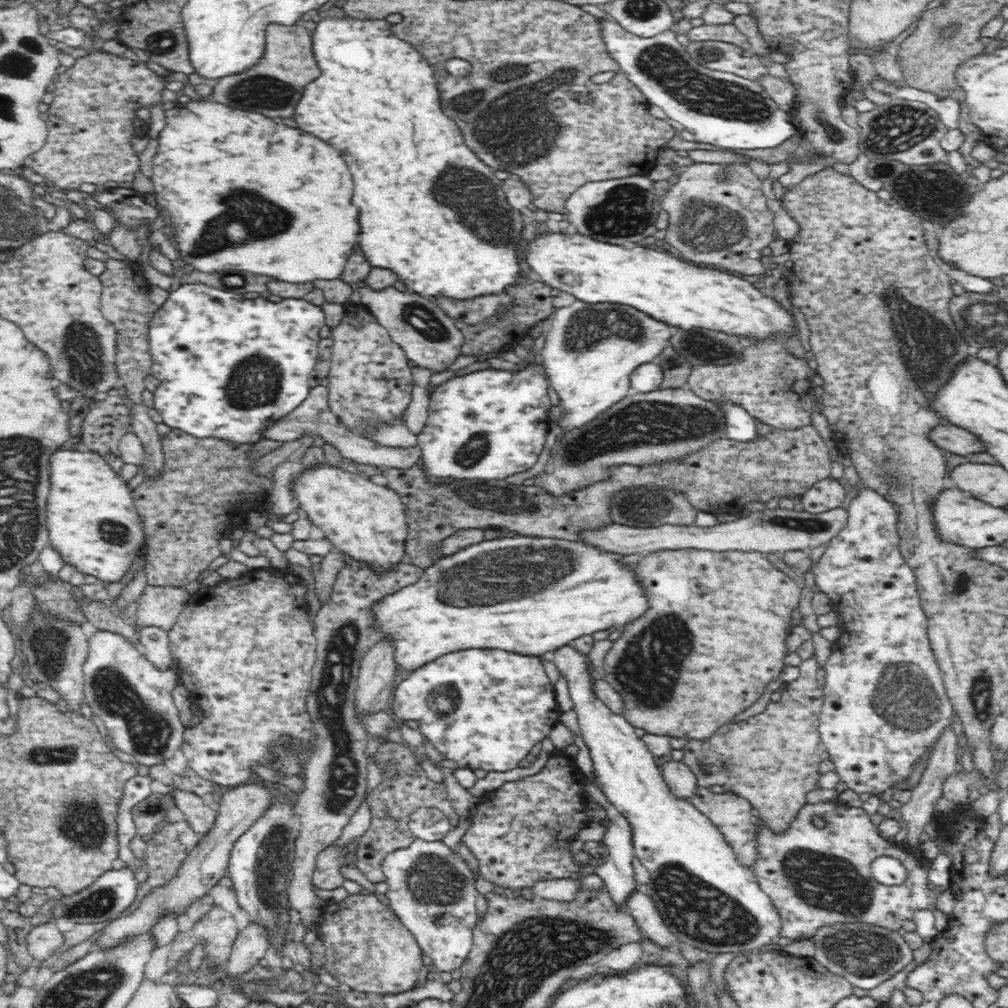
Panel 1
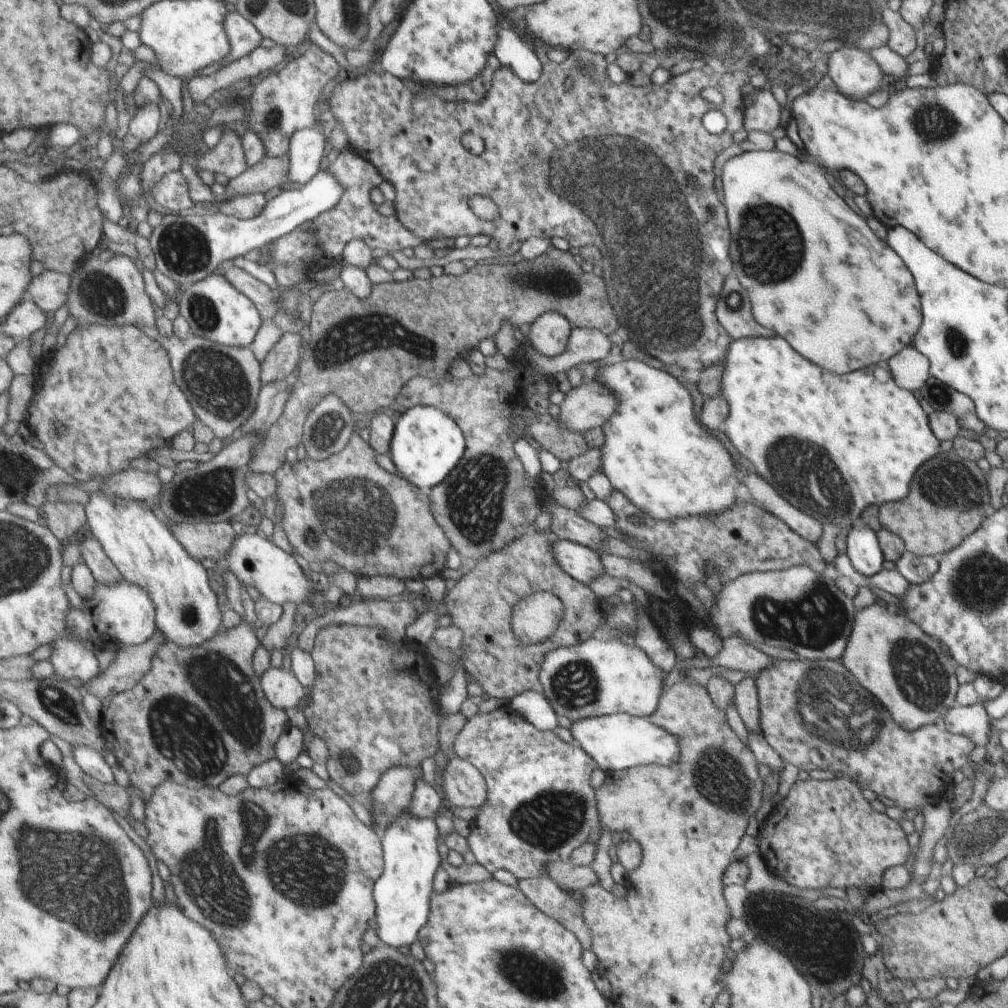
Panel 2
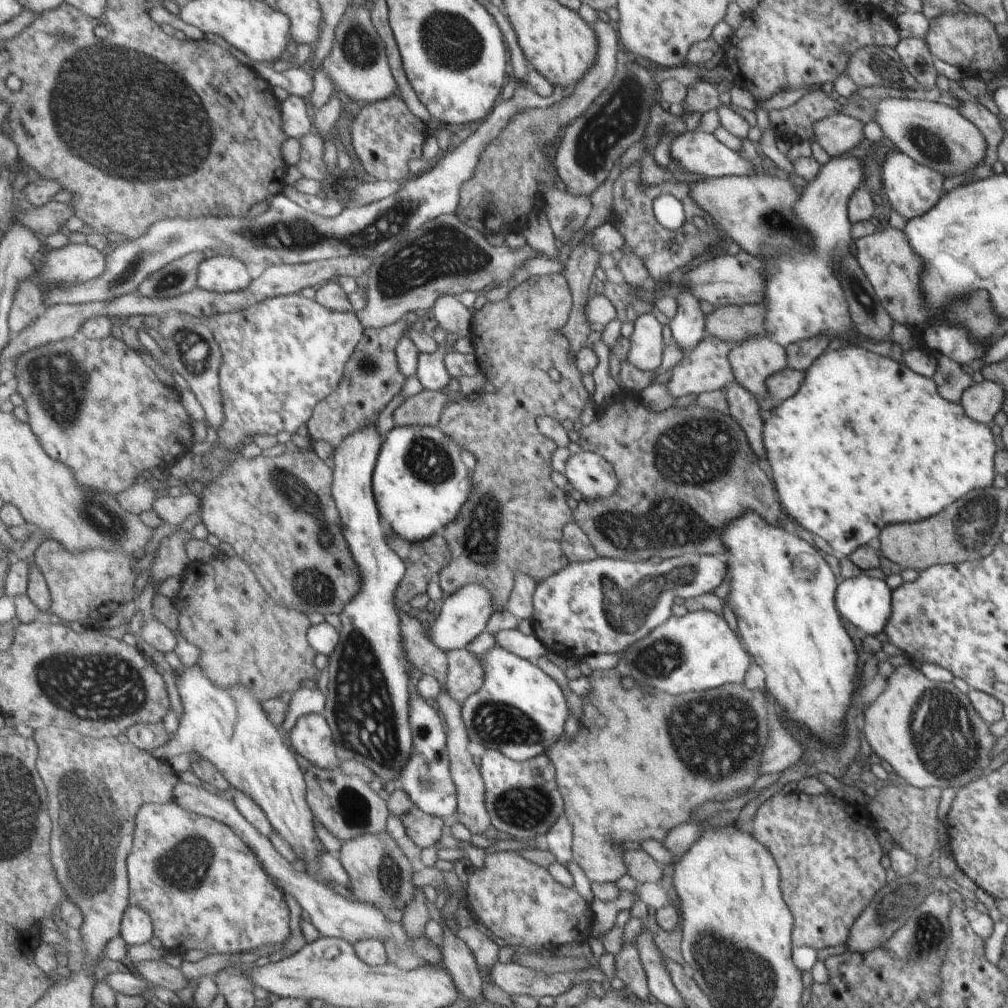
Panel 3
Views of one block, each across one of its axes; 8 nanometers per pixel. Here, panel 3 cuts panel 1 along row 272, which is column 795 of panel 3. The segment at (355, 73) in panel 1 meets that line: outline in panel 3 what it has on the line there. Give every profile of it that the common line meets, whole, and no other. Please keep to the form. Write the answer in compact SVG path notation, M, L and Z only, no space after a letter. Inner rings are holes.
M836 344L839 350L823 352L805 370L804 379L797 392L776 404L770 411L771 418L767 418L763 428L764 449L767 451L767 469L776 482L777 494L780 494L782 508L805 530L823 538L837 556L847 557L855 552L856 548L866 545L869 540L877 538L883 524L916 523L924 521L929 516L941 512L953 500L961 498L964 494L984 489L992 484L994 477L995 442L991 430L985 423L969 418L964 412L960 401L947 402L943 400L932 378L915 374L903 363L897 363L889 356L870 352L848 344Z

